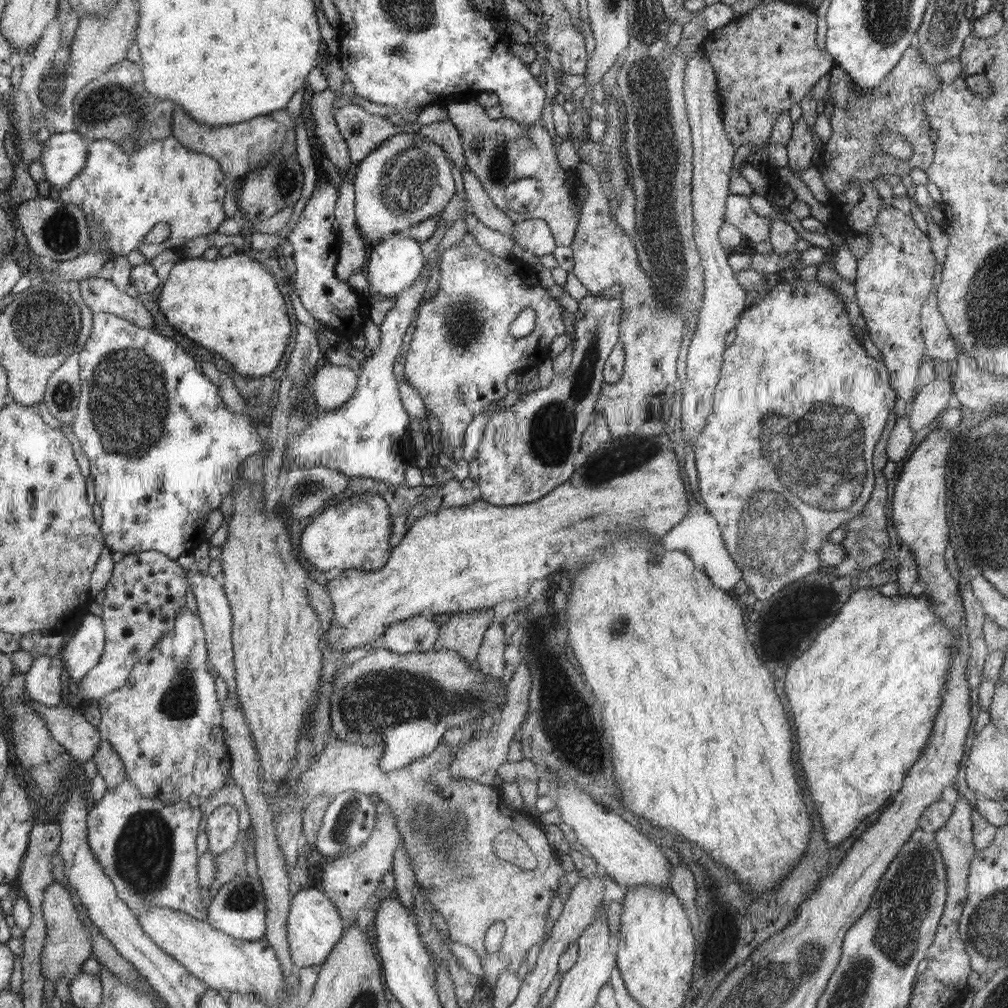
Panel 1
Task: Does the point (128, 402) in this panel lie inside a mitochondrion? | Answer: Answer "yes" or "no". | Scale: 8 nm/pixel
yes

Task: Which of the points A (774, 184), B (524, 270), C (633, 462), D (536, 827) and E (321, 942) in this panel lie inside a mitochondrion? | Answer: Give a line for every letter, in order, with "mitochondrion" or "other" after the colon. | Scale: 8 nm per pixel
A: other
B: other
C: mitochondrion
D: other
E: other

